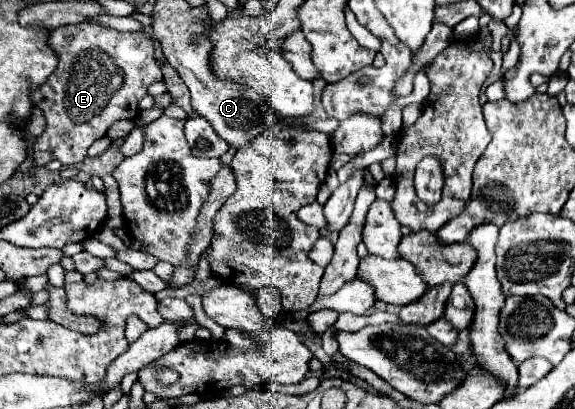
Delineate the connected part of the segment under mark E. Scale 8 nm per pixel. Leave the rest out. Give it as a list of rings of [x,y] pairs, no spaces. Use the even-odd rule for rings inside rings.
[[[95,24],[59,26],[49,34],[49,48],[59,56],[59,64],[49,80],[31,90],[31,100],[43,110],[47,126],[33,144],[35,166],[51,160],[77,164],[87,156],[89,146],[107,136],[111,124],[139,116],[139,102],[147,88],[161,78],[153,58],[153,40],[145,32],[117,32]]]

